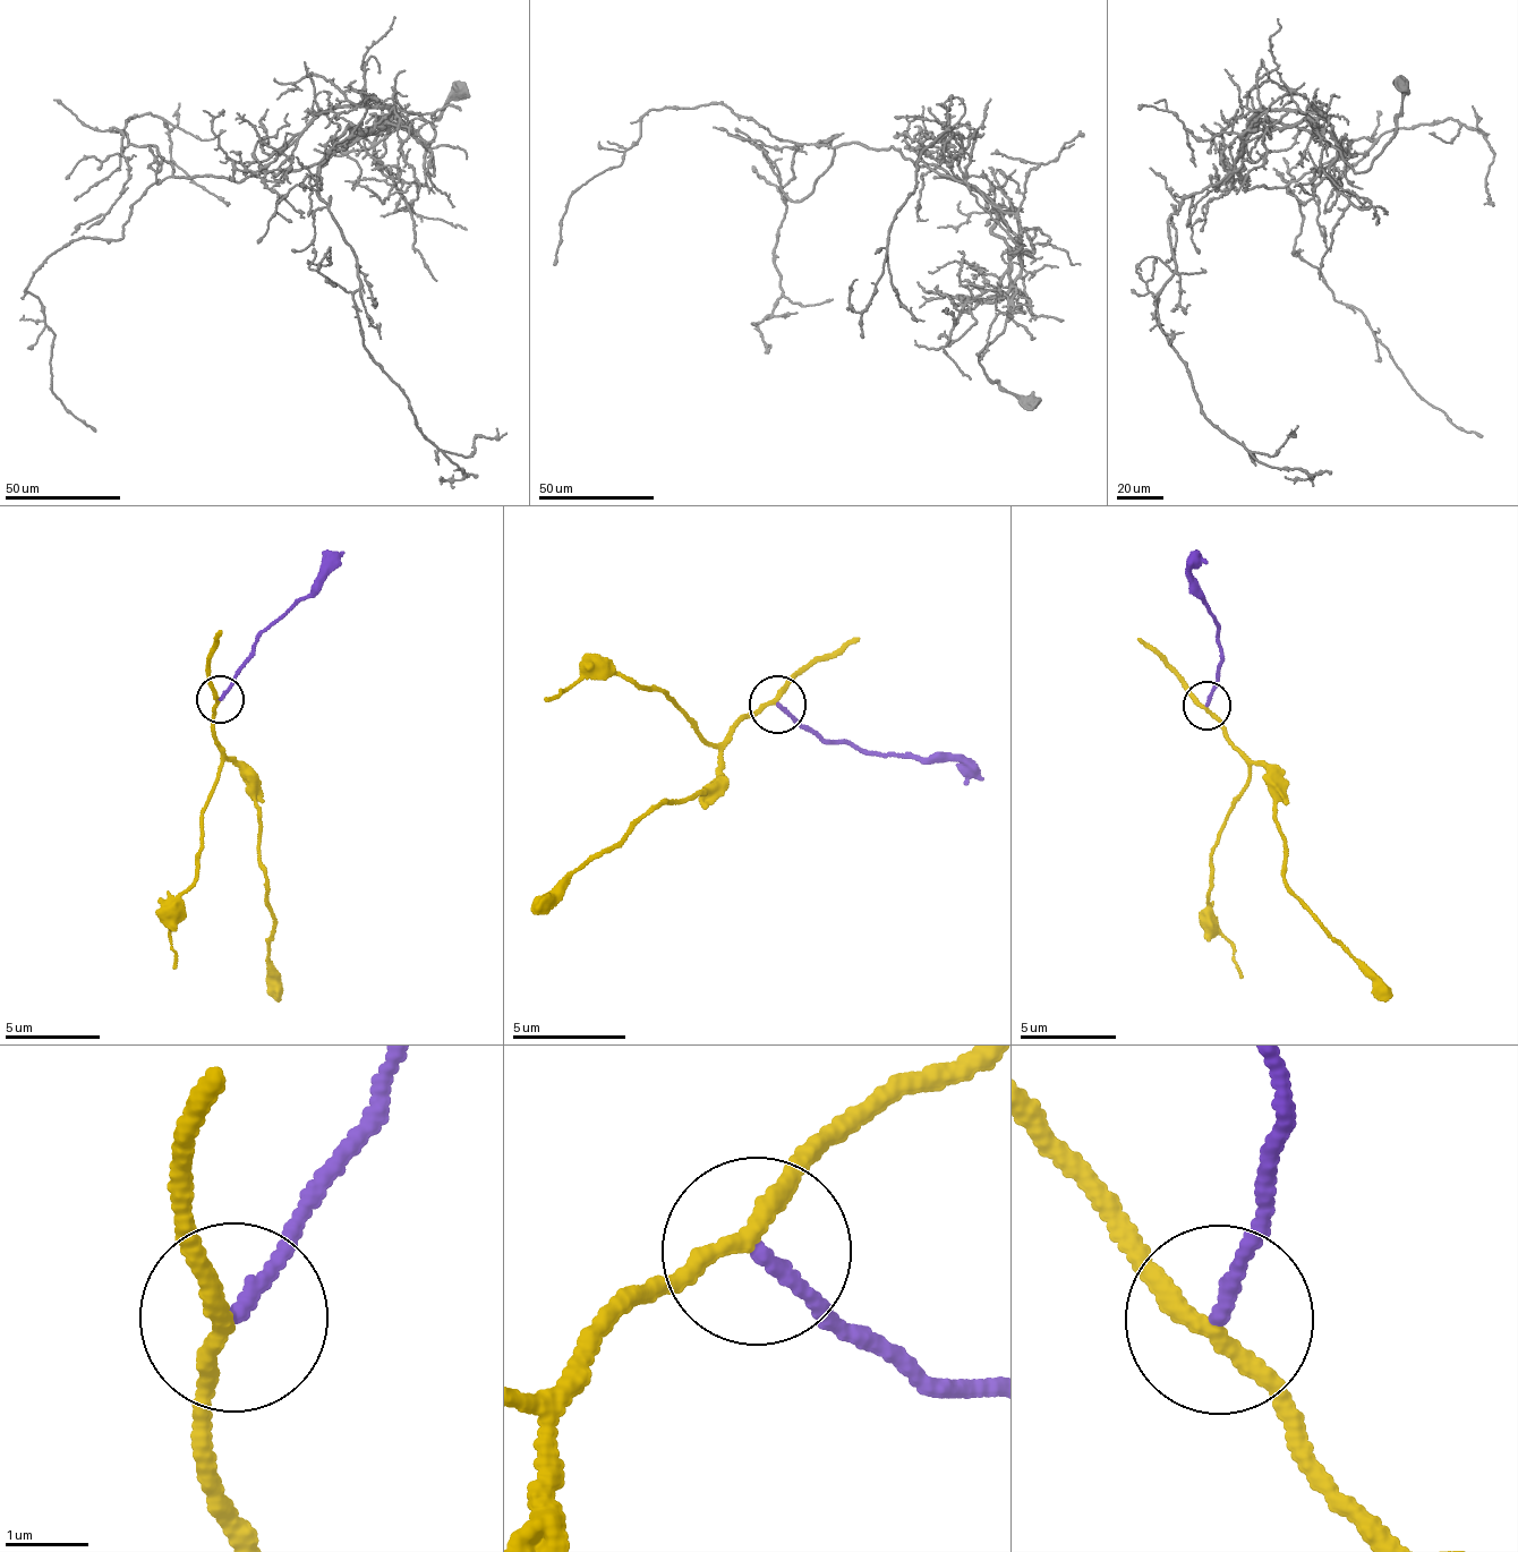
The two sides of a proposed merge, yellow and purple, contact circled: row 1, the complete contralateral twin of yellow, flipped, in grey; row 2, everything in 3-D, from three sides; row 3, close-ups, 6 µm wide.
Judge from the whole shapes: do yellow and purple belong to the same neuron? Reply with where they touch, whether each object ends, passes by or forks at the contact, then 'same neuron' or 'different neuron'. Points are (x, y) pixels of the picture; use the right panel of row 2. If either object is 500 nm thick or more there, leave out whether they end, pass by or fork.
place (1207, 706); yellow passes by; purple ends; same neuron

